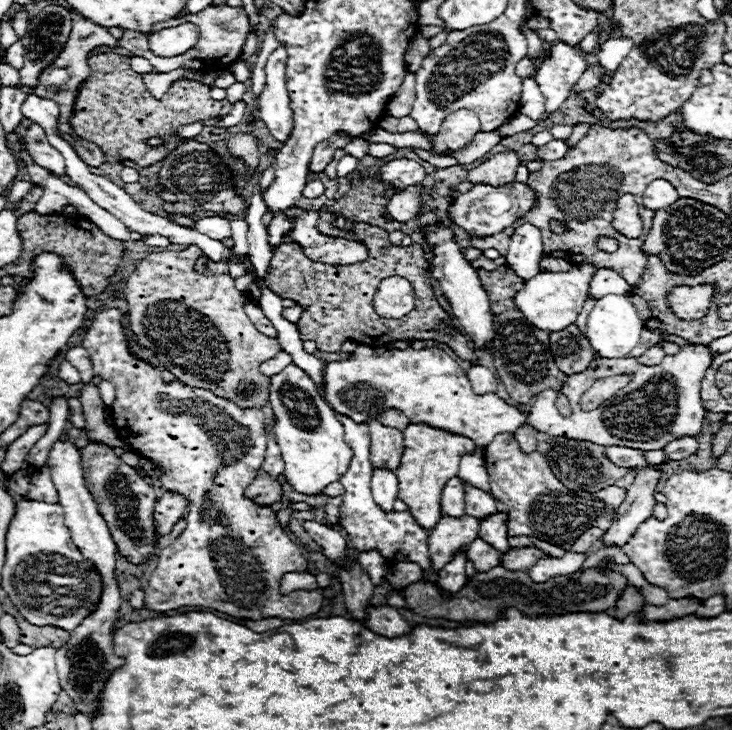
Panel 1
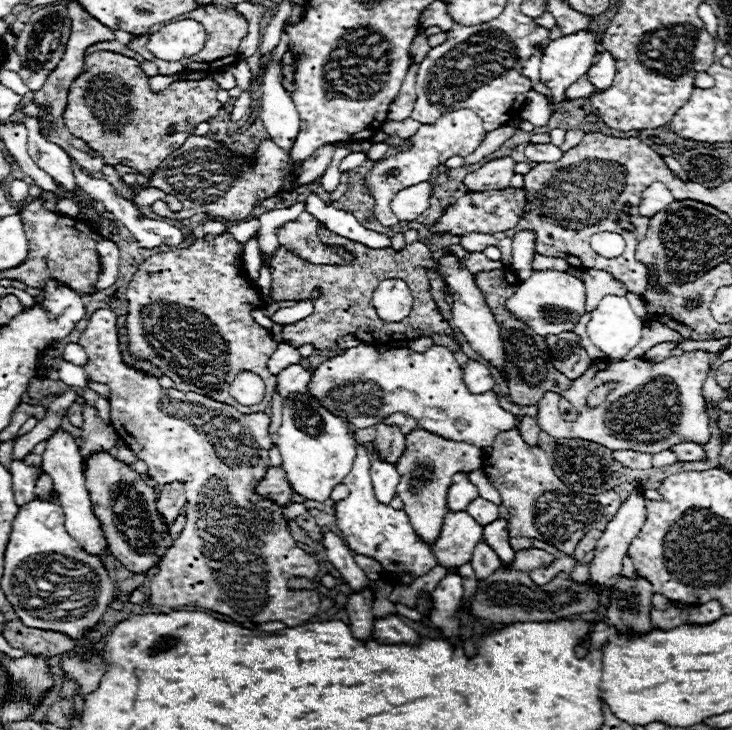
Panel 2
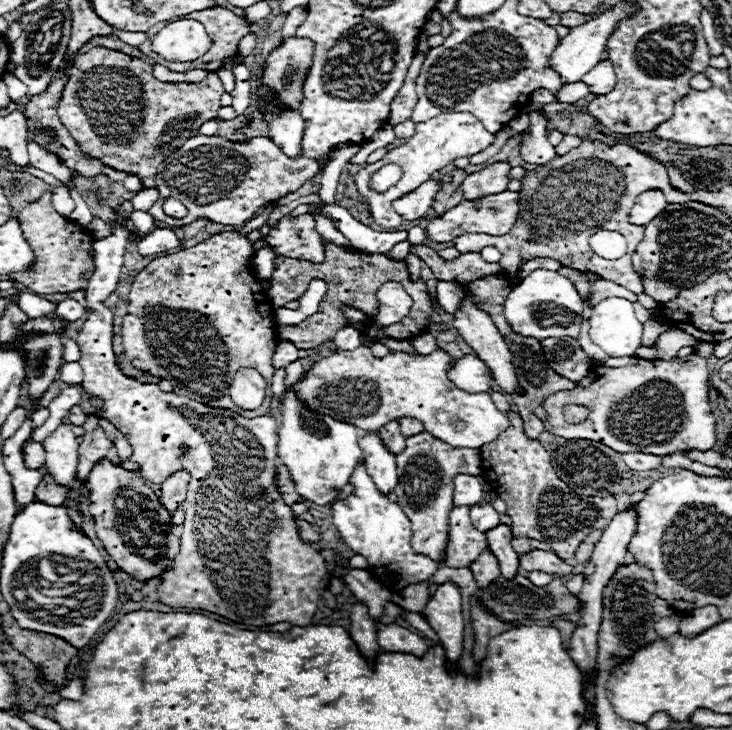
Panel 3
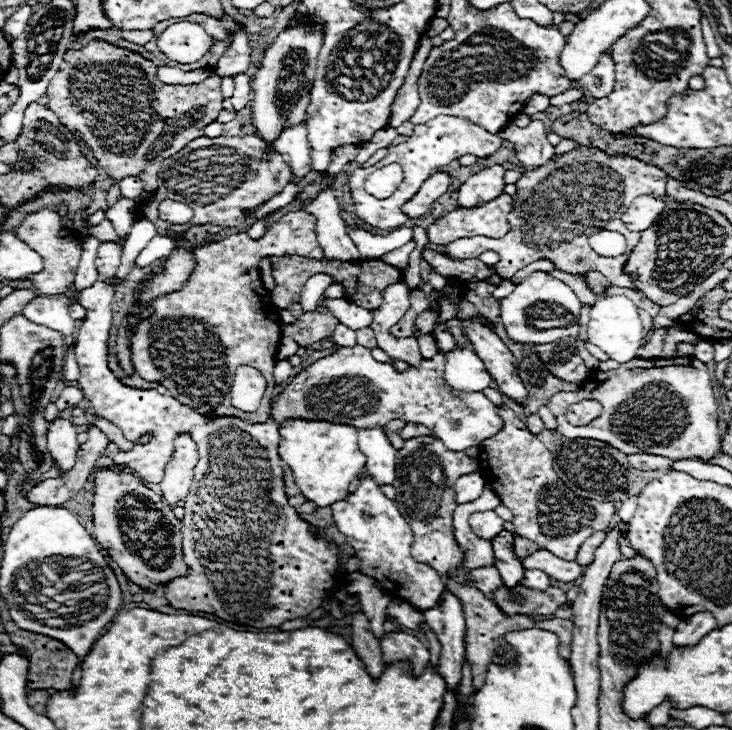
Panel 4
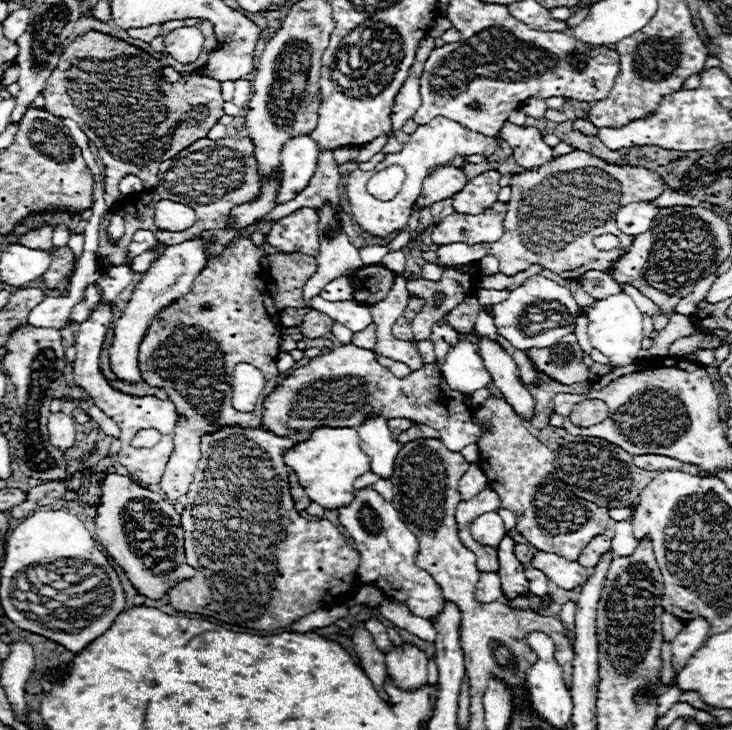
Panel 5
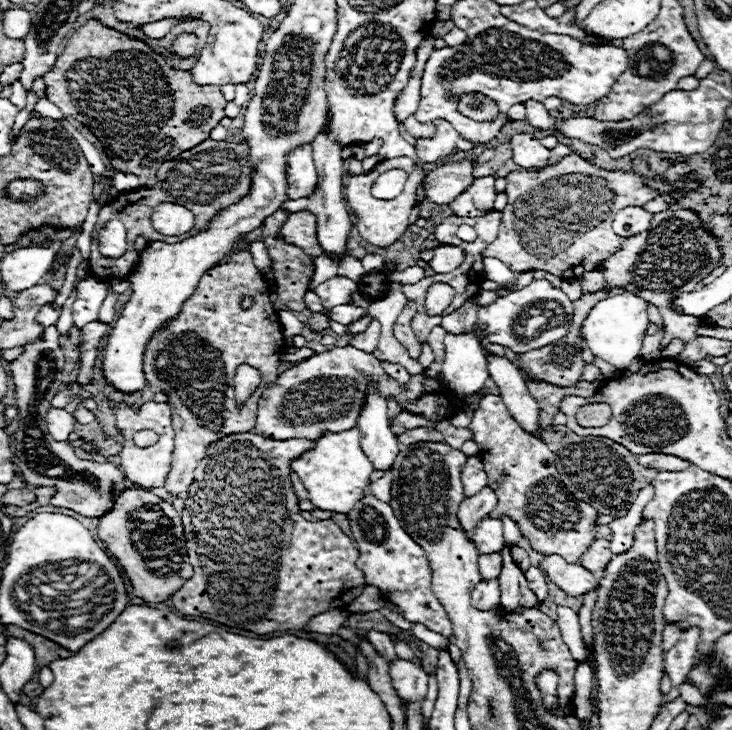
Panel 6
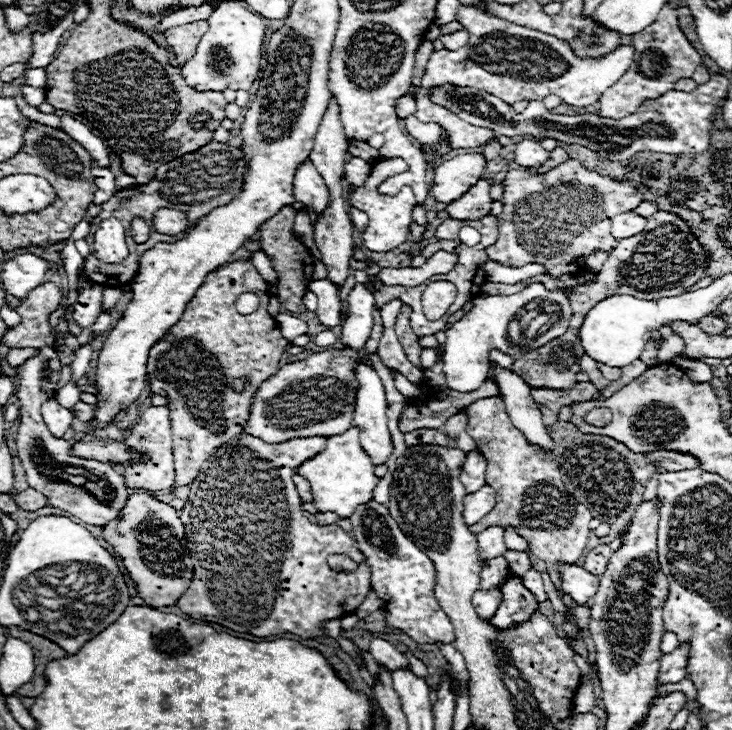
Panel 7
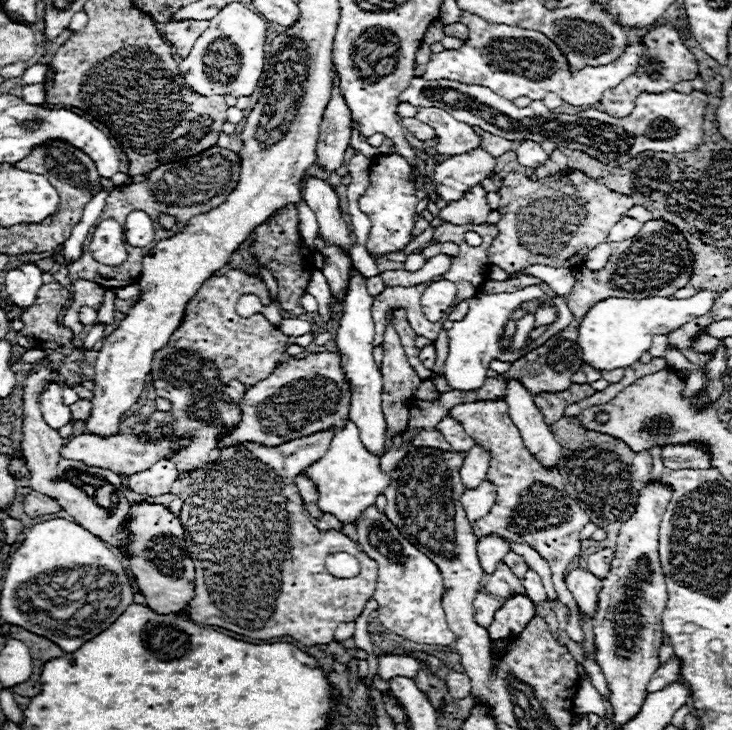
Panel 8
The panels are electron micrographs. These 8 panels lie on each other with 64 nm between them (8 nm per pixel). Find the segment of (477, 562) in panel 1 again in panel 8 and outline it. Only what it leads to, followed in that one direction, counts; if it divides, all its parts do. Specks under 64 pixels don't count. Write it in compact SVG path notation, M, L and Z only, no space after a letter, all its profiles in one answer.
M478 594L474 598L474 620L476 620L476 624L482 624L482 628L488 628L500 606L502 606L502 602L498 596Z

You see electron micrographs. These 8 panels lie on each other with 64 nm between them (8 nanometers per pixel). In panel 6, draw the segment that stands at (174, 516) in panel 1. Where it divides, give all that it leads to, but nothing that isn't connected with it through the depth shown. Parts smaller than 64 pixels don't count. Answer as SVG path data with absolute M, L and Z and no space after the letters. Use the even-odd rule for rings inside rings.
M300 210L290 214L288 222L282 226L282 236L286 242L300 246L312 258L322 256L322 248L316 238L316 218L308 210ZM248 250L236 252L228 258L226 264L224 262L216 264L202 276L196 292L184 302L178 318L170 320L160 332L156 332L146 346L146 352L144 352L146 382L152 392L164 392L168 396L168 404L172 408L174 454L172 454L172 468L168 474L168 482L164 486L172 496L176 496L178 492L186 492L188 486L194 482L194 470L200 464L202 456L206 456L206 448L212 442L218 442L218 438L222 438L222 436L248 432L250 428L254 428L258 394L264 390L264 386L268 382L274 380L274 376L280 374L278 362L280 362L280 354L284 350L286 340L280 332L280 320L278 320L276 310L270 304L270 296L266 290L268 290L268 286L266 286L262 274L258 272L258 268L254 266L250 252ZM246 294L254 298L254 306L250 310L240 308L240 300ZM240 364L248 364L248 366L256 368L262 376L258 390L252 394L252 398L242 408L236 404L234 386L232 386L234 372Z

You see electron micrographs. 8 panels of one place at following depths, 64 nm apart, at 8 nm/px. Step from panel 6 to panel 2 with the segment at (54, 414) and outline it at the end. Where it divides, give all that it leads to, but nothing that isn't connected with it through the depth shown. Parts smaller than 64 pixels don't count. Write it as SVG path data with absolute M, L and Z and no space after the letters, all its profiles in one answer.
M58 430L46 440L46 450L44 450L44 456L42 456L42 470L52 478L54 490L60 494L58 504L62 504L62 508L64 508L66 530L86 548L86 552L98 554L98 556L108 554L108 546L106 546L102 530L100 530L100 522L92 512L90 494L88 494L86 486L84 486L80 448L78 448L76 438L72 434L68 434L64 430Z

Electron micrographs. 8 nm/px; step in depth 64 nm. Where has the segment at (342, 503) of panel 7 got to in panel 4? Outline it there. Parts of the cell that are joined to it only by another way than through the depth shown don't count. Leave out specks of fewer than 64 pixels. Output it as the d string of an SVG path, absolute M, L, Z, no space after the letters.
M288 420L280 428L280 436L282 444L278 452L282 462L292 468L302 494L318 506L332 506L338 500L346 500L350 496L350 482L366 472L366 456L358 448L358 430L354 426Z

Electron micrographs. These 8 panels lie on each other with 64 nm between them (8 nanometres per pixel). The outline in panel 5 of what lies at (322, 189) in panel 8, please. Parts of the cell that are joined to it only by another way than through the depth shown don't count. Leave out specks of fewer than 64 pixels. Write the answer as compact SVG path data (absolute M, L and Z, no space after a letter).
M308 136L292 138L282 148L282 190L278 196L278 204L286 200L294 200L298 192L306 188L316 170L318 148L316 142Z

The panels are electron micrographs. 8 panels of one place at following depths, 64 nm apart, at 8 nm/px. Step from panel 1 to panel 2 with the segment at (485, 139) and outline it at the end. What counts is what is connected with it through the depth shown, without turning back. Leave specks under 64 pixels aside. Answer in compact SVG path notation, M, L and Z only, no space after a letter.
M506 124L506 126L502 126L502 128L498 128L496 132L490 132L488 136L486 136L486 140L482 142L482 146L478 148L478 152L472 152L470 156L466 156L464 160L466 160L466 164L476 164L476 162L480 162L480 160L484 160L488 154L492 154L492 152L496 152L508 138L512 138L514 134L518 134L520 132L520 128L516 126L516 124Z

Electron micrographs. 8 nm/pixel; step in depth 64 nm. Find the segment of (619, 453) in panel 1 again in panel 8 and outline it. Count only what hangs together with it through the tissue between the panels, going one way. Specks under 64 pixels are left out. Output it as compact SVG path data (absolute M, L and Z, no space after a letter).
M668 444L662 450L664 466L670 470L684 470L684 468L710 468L712 456L704 444Z

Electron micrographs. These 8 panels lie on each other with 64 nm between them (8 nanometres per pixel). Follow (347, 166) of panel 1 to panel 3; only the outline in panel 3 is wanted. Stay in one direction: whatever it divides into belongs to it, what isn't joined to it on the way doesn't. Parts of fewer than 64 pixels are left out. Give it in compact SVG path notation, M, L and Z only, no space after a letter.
M386 124L386 130L380 128L380 130L370 138L370 142L368 142L366 146L360 148L360 152L352 158L352 164L360 164L360 166L364 166L364 164L366 164L366 158L368 158L376 148L388 146L388 144L392 144L392 142L394 142L394 130L392 130L390 124Z

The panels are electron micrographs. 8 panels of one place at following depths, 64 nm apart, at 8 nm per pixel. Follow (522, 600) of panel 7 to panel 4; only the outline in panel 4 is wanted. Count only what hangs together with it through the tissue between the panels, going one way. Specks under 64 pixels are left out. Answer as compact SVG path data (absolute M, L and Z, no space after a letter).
M502 530L492 540L492 548L494 548L494 556L496 556L496 568L500 572L504 586L508 586L508 588L514 588L524 580L522 560L514 554L512 544L514 544L514 536L506 530Z

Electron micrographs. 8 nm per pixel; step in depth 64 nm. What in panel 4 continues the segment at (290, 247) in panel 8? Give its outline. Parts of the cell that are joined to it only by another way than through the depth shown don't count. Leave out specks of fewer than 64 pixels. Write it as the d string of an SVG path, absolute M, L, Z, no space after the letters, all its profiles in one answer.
M280 256L270 258L272 276L276 280L276 288L270 292L270 298L276 308L288 308L294 302L300 302L300 292L304 282L318 274L330 272L332 268L320 260L306 260L304 256Z

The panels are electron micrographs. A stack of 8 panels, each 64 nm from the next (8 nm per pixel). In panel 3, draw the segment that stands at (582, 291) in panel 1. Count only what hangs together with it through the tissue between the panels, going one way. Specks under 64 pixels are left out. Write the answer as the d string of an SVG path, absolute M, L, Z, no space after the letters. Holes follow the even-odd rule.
M534 270L528 278L524 278L522 282L518 282L514 286L514 290L510 292L510 300L504 300L504 316L506 322L510 324L510 328L522 336L534 336L540 342L546 338L562 338L562 336L572 336L578 338L580 334L580 314L582 314L582 300L578 296L578 292L574 290L572 282L566 280L564 276L550 272L550 270ZM540 304L556 304L560 308L560 314L574 314L570 316L572 320L566 322L566 326L540 326L538 320L534 318L534 308L538 308Z

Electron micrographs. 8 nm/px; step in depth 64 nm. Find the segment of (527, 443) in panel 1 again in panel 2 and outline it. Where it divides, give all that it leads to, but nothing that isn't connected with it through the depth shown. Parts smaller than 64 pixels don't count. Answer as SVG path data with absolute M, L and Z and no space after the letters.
M522 416L520 434L522 434L522 438L524 438L530 446L536 446L536 444L538 444L538 434L540 434L540 428L538 428L536 420L534 420L534 418L528 418L528 416Z

